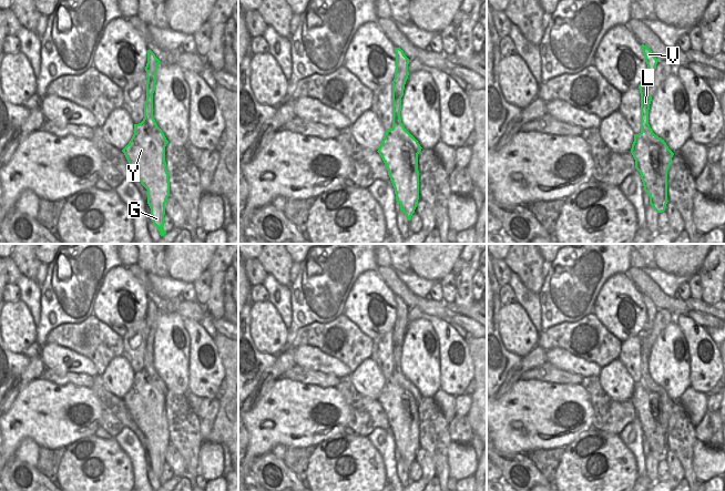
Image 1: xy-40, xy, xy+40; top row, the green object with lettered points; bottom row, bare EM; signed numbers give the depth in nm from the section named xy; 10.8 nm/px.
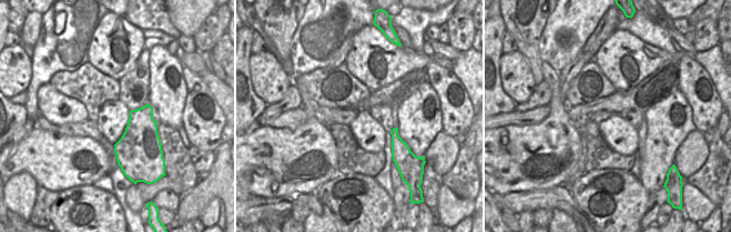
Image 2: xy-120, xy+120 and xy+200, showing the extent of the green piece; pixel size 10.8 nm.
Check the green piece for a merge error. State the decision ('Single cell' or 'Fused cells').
Fused cells.

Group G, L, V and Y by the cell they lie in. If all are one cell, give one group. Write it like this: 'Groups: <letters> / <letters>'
Groups: G Y / L V.

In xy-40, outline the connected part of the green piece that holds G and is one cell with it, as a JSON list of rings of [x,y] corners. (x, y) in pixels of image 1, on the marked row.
[[[145,121],[134,124],[134,134],[129,144],[122,150],[130,168],[136,175],[141,184],[147,190],[147,204],[151,208],[151,221],[157,227],[160,235],[164,236],[166,232],[163,228],[165,203],[170,196],[169,173],[165,162],[165,145],[152,133]]]

